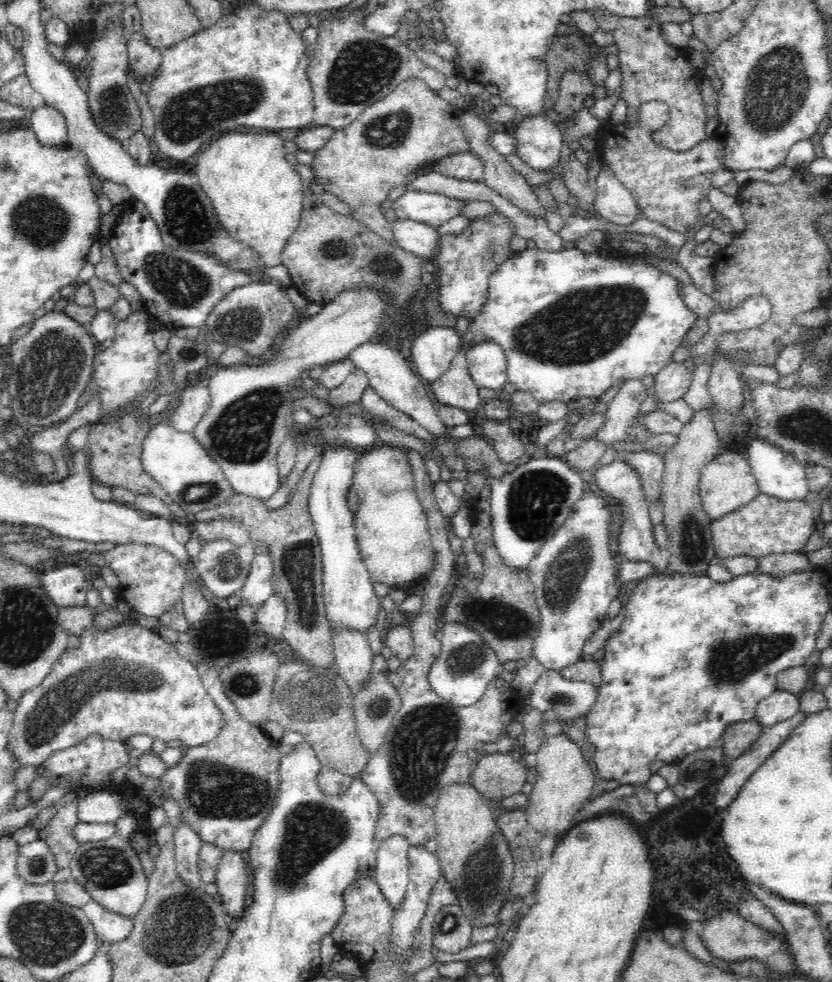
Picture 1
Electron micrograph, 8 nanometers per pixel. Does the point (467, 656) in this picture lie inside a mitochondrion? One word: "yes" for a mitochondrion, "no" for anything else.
yes

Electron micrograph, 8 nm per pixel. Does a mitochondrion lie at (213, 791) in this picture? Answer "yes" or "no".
yes

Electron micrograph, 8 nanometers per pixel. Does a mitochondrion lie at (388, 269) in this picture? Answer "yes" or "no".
yes

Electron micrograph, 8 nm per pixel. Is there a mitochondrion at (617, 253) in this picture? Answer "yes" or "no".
no

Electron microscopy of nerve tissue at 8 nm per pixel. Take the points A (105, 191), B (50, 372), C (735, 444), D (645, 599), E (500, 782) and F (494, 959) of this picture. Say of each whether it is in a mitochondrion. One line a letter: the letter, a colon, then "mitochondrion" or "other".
A: other
B: mitochondrion
C: other
D: other
E: other
F: other

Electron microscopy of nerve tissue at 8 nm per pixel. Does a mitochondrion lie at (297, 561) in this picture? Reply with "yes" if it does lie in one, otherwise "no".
yes

